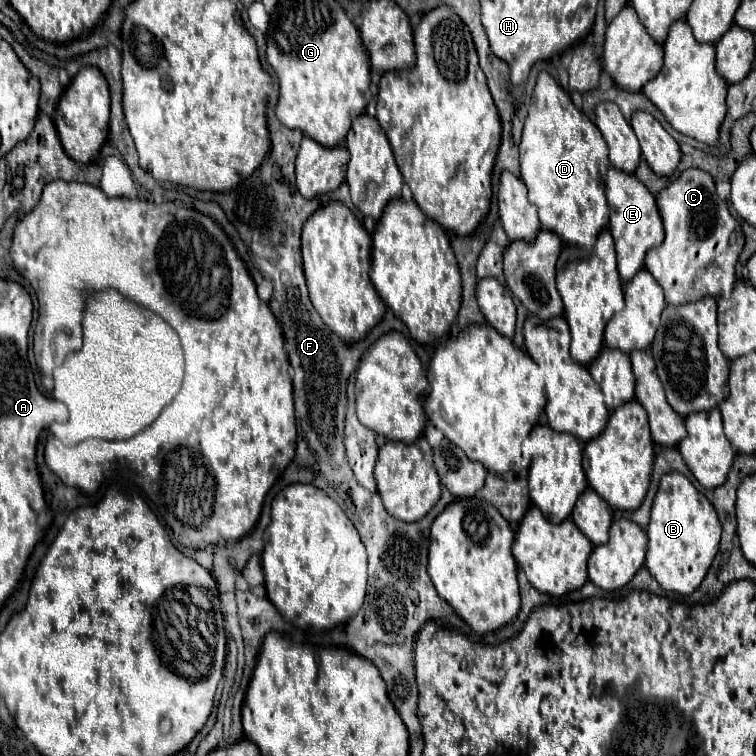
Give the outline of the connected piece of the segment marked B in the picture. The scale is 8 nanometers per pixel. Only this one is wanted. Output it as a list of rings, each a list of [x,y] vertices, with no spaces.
[[[664,474],[646,532],[650,538],[646,568],[654,580],[668,592],[692,594],[704,580],[720,544],[720,520],[708,498],[702,496],[684,474]]]

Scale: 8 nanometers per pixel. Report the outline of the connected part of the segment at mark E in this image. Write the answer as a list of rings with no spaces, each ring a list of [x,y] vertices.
[[[610,168],[606,174],[606,198],[610,204],[610,234],[616,244],[616,260],[618,260],[618,274],[624,282],[632,280],[632,276],[644,268],[644,256],[650,248],[660,246],[664,240],[662,218],[656,206],[656,198],[650,190],[628,172],[620,172]]]

